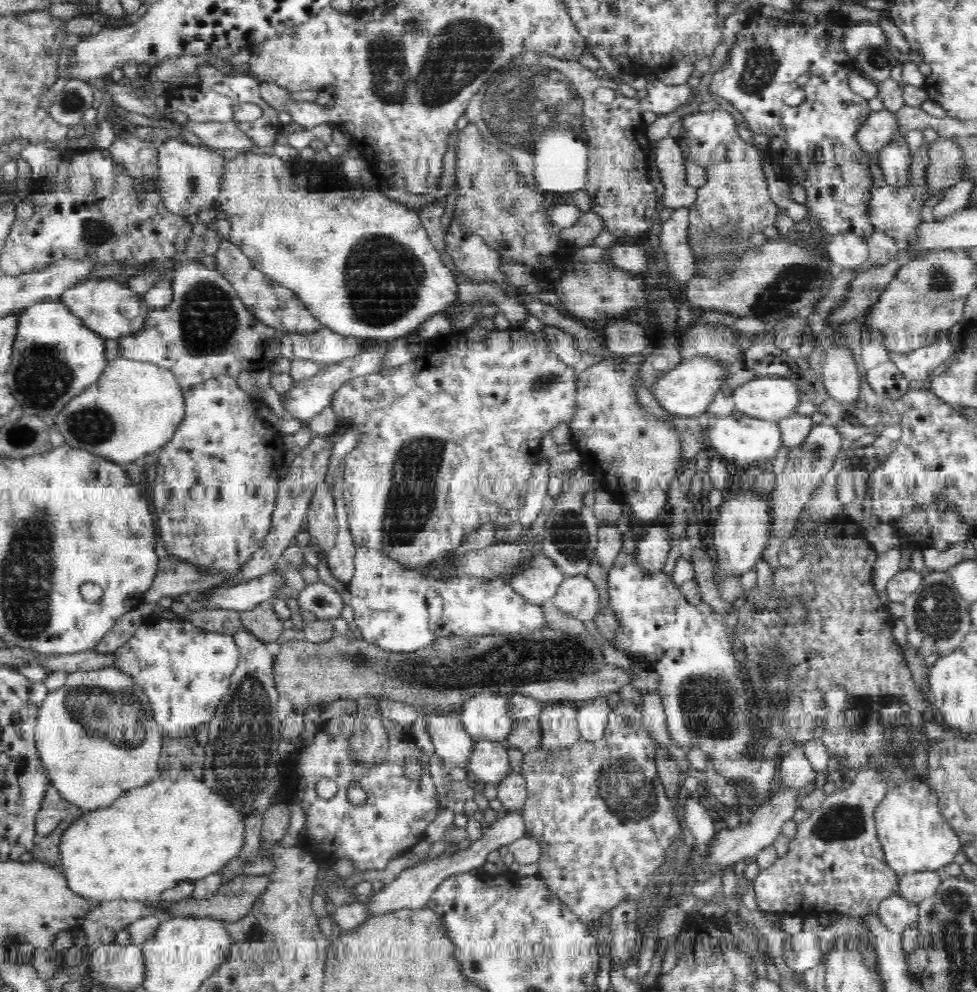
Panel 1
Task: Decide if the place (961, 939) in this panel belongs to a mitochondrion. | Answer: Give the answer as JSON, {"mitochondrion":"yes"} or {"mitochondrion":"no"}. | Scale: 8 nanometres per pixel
{"mitochondrion":"yes"}

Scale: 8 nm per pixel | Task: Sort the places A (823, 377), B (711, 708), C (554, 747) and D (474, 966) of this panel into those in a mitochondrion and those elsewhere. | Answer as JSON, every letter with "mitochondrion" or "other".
{"A":"other","B":"mitochondrion","C":"other","D":"other"}

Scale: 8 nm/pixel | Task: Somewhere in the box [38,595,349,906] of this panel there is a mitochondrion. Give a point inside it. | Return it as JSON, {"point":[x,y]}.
{"point":[244,742]}

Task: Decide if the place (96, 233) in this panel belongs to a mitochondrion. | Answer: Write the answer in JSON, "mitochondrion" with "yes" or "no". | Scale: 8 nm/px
{"mitochondrion":"yes"}

